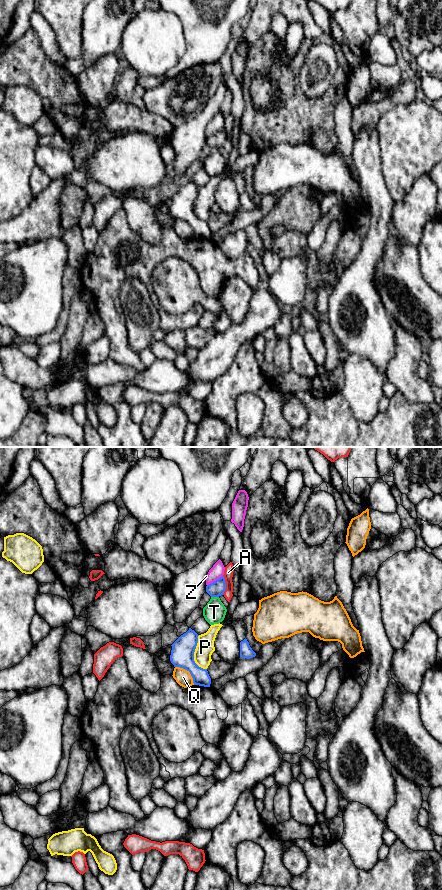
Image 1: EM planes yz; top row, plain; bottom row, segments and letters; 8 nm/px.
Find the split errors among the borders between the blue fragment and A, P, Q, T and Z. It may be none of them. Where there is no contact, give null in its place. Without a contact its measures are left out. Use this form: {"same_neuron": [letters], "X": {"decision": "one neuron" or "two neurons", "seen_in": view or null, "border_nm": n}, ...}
{"same_neuron": [], "A": {"decision": "two neurons", "seen_in": "yz", "border_nm": 160}, "P": {"decision": "two neurons", "seen_in": "yz", "border_nm": 280}, "Q": {"decision": "two neurons", "seen_in": "yz", "border_nm": 220}, "T": {"decision": "two neurons", "seen_in": "yz", "border_nm": 60}, "Z": {"decision": "two neurons", "seen_in": "yz", "border_nm": 150}}

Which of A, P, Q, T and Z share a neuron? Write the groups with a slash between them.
A / P / Q / T / Z

